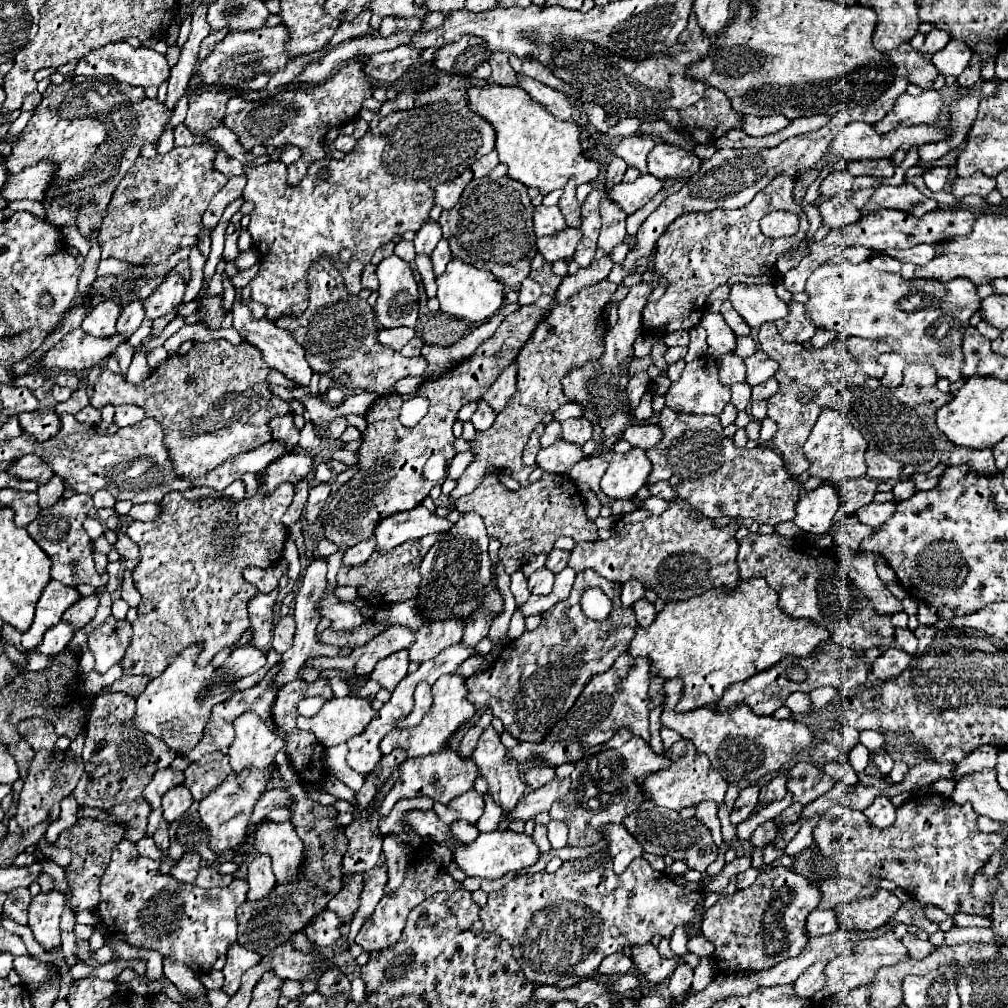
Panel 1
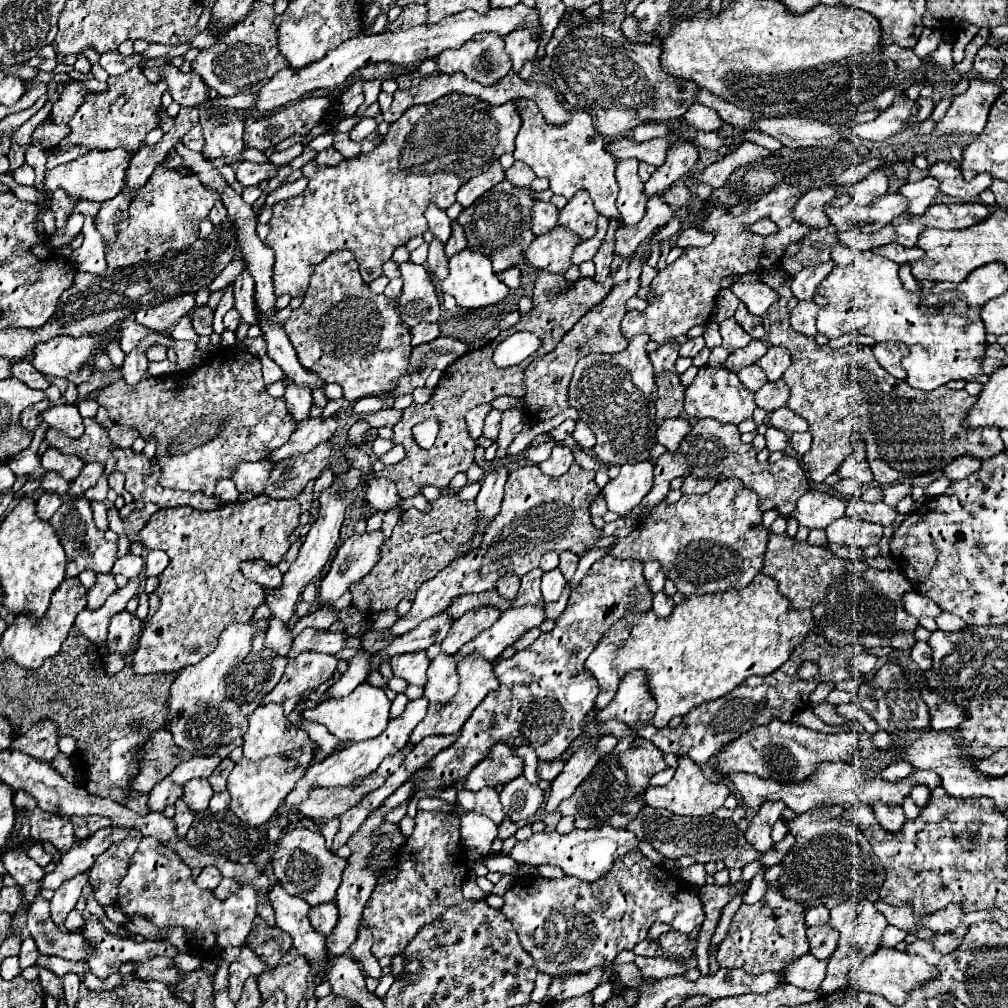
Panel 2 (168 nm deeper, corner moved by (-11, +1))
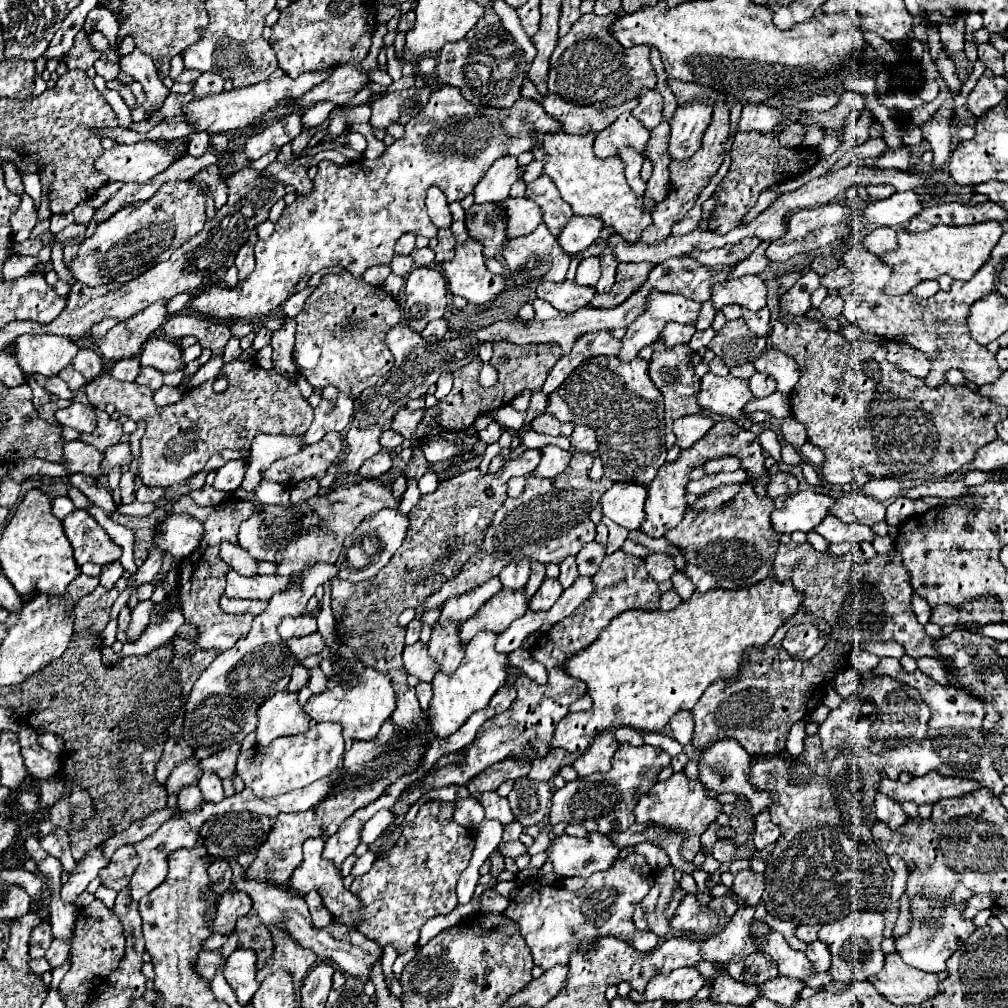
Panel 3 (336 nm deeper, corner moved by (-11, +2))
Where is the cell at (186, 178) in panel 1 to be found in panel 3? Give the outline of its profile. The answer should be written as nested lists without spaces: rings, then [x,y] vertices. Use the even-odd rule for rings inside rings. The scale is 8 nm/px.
[[[190,180],[166,182],[150,200],[124,206],[108,220],[98,224],[96,232],[90,238],[84,238],[78,256],[68,268],[72,276],[86,286],[108,284],[112,280],[124,284],[154,264],[168,260],[178,246],[188,242],[188,238],[196,236],[204,228],[204,222],[204,198],[200,196],[198,186]]]

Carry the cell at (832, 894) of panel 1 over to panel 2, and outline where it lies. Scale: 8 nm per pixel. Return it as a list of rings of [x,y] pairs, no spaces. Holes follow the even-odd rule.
[[[824,905],[808,909],[806,911],[806,927],[814,927],[814,925],[824,925],[828,919],[828,909]]]

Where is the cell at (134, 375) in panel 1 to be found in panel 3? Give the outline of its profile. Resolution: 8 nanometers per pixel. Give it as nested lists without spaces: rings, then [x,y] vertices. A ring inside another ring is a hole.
[[[150,336],[142,344],[138,358],[144,366],[152,366],[160,372],[172,372],[184,368],[180,356],[182,356],[180,348],[166,336]]]

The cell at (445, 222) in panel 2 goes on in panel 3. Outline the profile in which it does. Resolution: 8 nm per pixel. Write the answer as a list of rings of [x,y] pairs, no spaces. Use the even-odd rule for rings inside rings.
[[[434,186],[428,190],[426,208],[428,208],[428,216],[436,228],[450,228],[450,210],[448,210],[446,196],[440,188]]]

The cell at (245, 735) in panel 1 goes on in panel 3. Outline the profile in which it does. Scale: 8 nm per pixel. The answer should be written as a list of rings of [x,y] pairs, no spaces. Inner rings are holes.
[[[276,692],[256,712],[256,746],[268,746],[280,736],[304,734],[310,728],[310,716],[298,706],[296,694]]]

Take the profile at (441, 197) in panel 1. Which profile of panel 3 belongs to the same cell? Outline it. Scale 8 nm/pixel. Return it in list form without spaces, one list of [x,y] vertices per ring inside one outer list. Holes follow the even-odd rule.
[[[502,156],[498,158],[492,168],[480,178],[480,182],[474,186],[472,194],[476,204],[484,202],[502,202],[508,198],[510,186],[518,180],[516,176],[516,158],[514,156]]]

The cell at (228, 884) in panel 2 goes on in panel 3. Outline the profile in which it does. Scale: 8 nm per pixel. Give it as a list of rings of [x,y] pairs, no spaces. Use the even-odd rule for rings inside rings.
[[[226,890],[216,906],[216,916],[212,922],[212,930],[220,934],[234,932],[234,924],[240,916],[248,914],[252,908],[252,900],[246,892]]]

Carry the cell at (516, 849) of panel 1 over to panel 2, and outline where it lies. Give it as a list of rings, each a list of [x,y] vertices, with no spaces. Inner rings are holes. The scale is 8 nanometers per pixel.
[[[602,825],[600,829],[574,829],[568,835],[560,833],[534,833],[528,841],[518,841],[512,849],[512,857],[522,865],[558,865],[564,875],[578,877],[582,881],[596,881],[608,873],[616,859],[624,857],[628,851],[638,847],[636,835],[626,829],[614,829],[612,825]]]

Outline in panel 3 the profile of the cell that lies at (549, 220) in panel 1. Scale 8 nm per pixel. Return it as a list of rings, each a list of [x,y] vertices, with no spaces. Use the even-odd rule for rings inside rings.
[[[506,198],[502,204],[508,212],[510,238],[526,236],[542,224],[542,210],[530,198]]]

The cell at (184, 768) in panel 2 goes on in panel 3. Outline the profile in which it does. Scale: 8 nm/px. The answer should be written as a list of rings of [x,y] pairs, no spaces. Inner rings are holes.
[[[234,744],[234,746],[222,750],[222,752],[214,754],[214,756],[202,758],[198,762],[198,768],[202,772],[206,772],[206,770],[214,772],[218,778],[230,778],[234,774],[234,770],[236,770],[236,758],[240,754],[238,748],[240,748],[240,744]]]

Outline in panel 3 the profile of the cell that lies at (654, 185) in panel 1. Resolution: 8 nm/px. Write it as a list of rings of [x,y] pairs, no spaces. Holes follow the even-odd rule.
[[[690,102],[676,110],[670,122],[672,134],[668,142],[672,160],[688,160],[700,150],[704,130],[712,120],[712,108],[712,102]]]

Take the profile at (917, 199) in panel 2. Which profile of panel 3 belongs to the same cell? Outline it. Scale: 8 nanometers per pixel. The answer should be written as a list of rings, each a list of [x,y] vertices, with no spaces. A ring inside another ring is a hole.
[[[908,190],[908,192],[894,192],[890,198],[886,200],[876,200],[870,202],[864,208],[864,216],[868,216],[870,224],[876,226],[890,226],[902,228],[904,224],[908,224],[908,220],[912,220],[912,216],[918,216],[922,212],[922,202],[920,202],[920,194]]]

